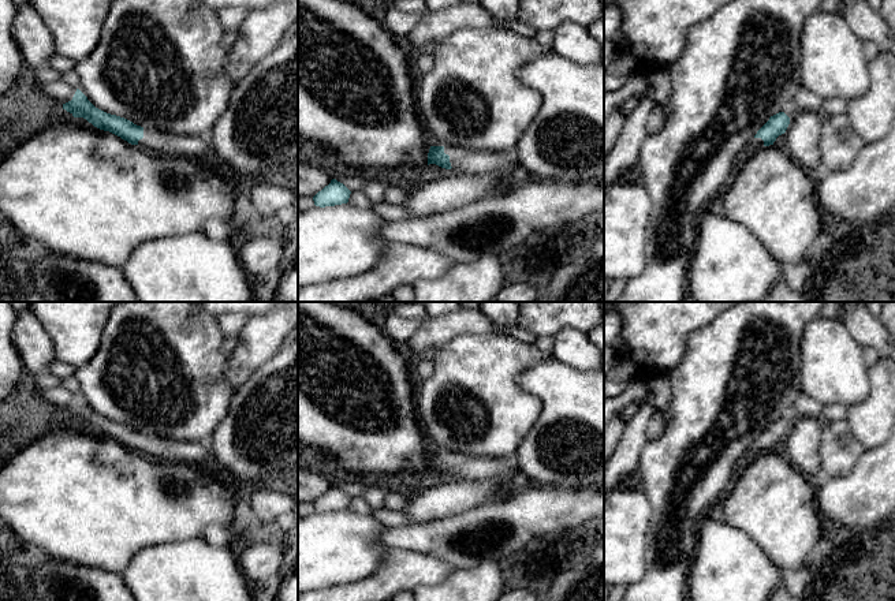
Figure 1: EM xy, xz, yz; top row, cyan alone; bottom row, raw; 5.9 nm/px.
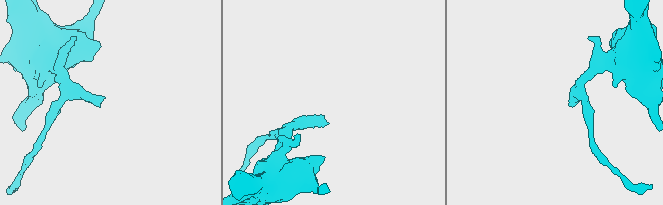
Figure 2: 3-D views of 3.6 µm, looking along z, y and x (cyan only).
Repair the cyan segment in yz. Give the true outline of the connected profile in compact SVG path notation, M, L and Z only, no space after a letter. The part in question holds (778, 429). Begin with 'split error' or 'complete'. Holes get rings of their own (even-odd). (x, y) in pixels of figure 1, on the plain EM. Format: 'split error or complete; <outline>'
split error; M779 418L757 437L753 447L753 453L773 451L776 444L786 438L790 430L790 423L784 418Z

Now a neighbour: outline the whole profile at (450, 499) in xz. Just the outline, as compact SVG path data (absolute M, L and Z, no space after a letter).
M508 475L460 479L424 490L414 489L409 493L403 512L417 523L445 519L496 500L504 485L511 492Z

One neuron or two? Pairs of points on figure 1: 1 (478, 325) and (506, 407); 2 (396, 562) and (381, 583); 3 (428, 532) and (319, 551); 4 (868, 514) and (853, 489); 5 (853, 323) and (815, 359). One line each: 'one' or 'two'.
1: two
2: one
3: two
4: one
5: two

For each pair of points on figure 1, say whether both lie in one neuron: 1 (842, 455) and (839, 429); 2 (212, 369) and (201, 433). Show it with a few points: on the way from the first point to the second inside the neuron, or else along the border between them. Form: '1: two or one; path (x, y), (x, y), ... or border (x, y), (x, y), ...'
1: one; path (839, 448), (839, 436)
2: one; path (201, 385), (201, 417)

